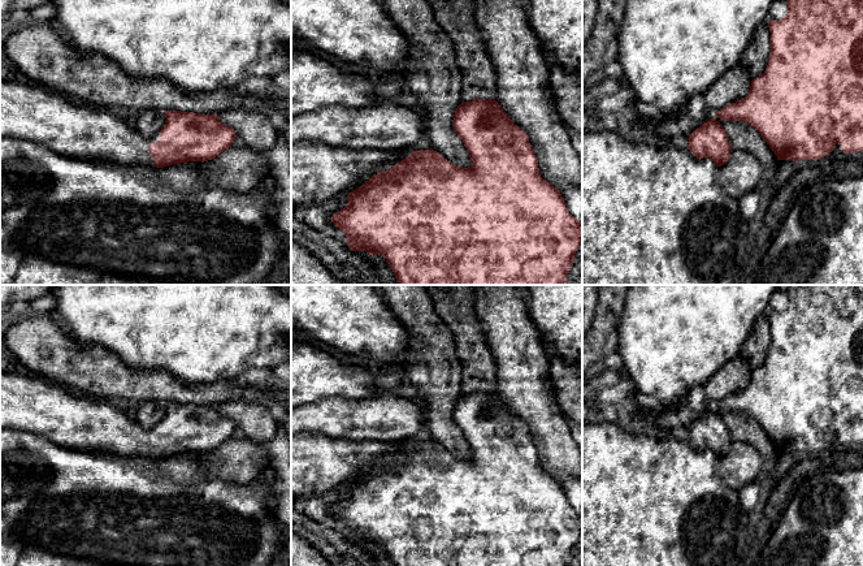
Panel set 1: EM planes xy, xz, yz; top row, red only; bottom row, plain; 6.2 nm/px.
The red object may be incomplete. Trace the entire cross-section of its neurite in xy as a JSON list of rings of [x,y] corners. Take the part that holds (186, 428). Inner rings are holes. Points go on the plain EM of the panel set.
[[[0,371],[0,428],[35,433],[73,451],[164,459],[212,451],[237,431],[235,423],[224,416],[217,406],[166,402],[165,409],[164,419],[146,429],[116,406],[96,403],[84,394],[48,383],[36,375]]]

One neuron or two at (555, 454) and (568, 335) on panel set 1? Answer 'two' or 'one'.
two

